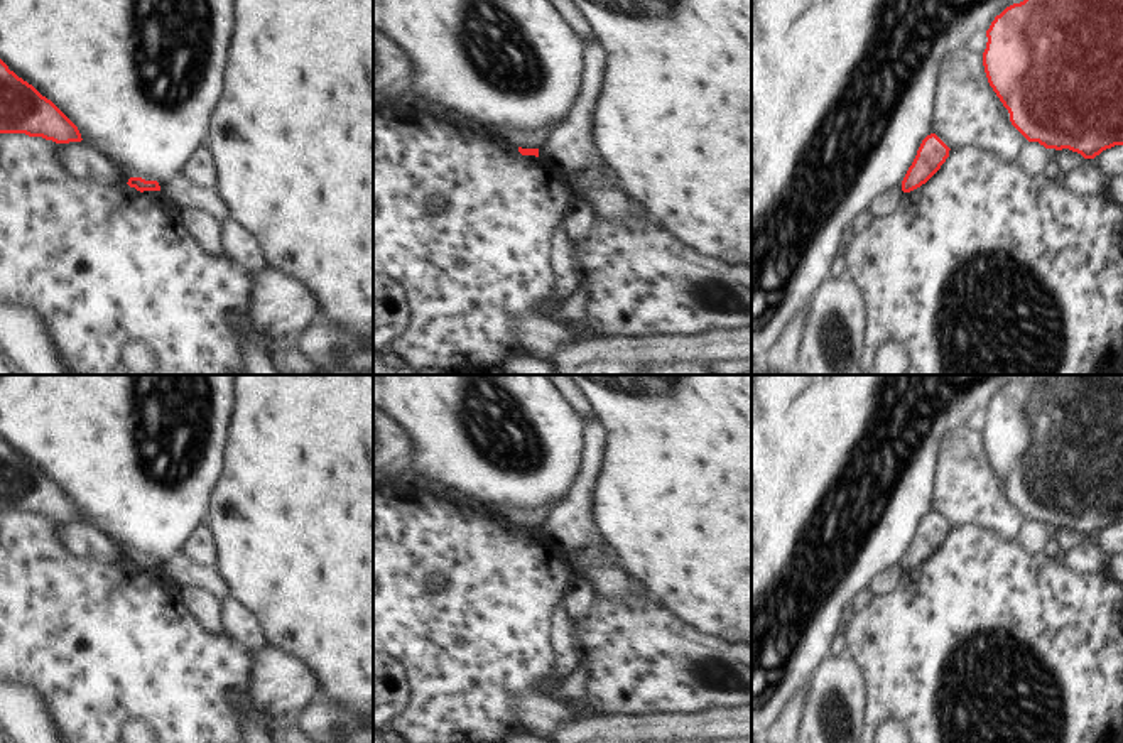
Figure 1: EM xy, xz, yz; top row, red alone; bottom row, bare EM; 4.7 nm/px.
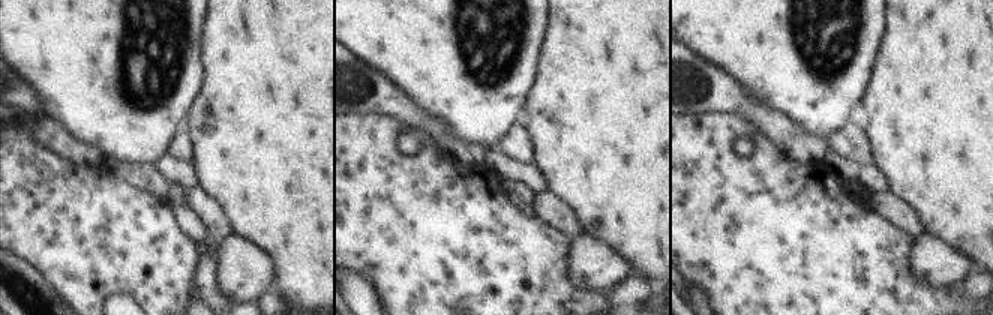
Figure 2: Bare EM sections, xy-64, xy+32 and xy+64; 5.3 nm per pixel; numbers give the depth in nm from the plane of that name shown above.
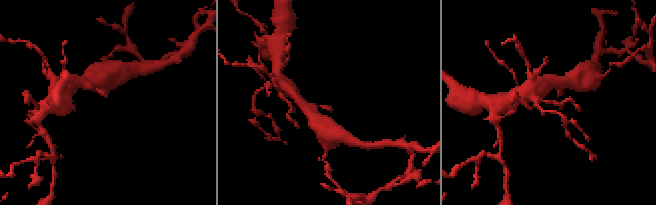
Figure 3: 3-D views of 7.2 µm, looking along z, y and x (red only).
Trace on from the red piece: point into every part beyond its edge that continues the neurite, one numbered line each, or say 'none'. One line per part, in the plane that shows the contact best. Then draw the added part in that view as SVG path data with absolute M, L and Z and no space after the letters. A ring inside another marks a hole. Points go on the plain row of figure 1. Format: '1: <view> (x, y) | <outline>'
none

